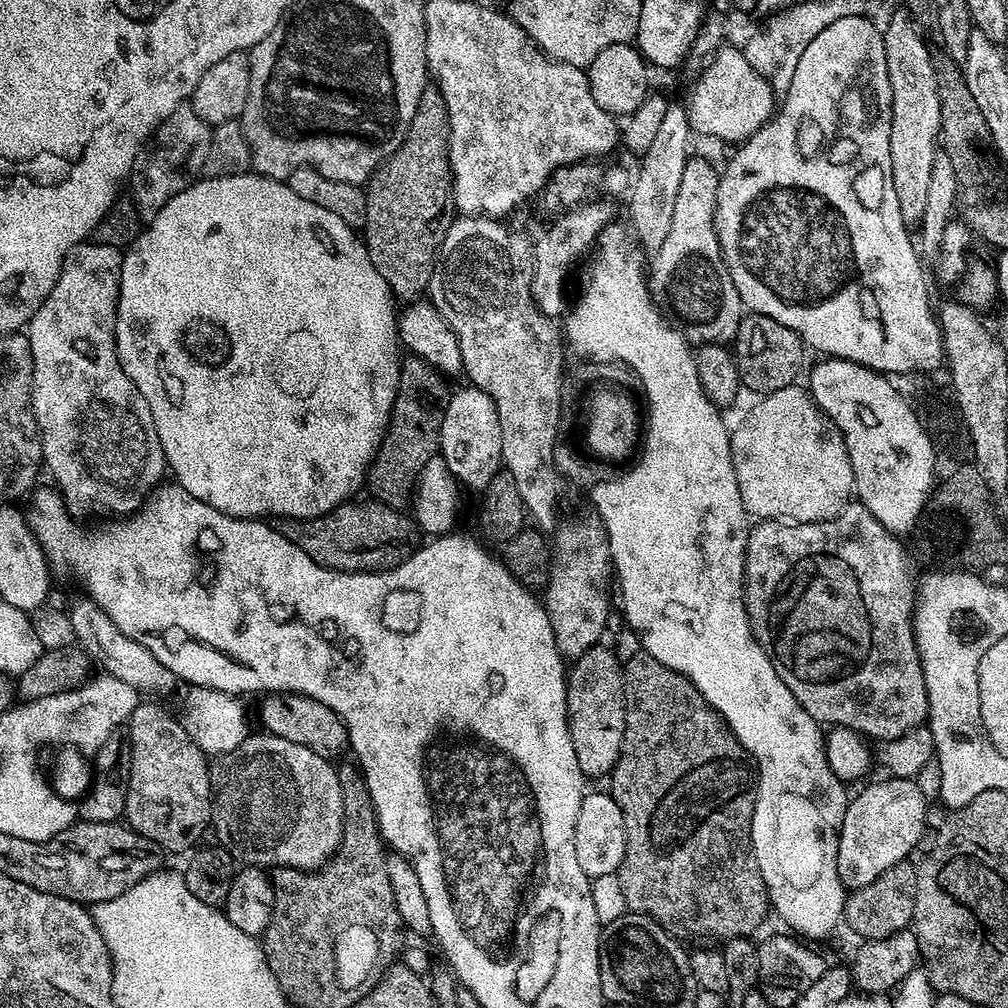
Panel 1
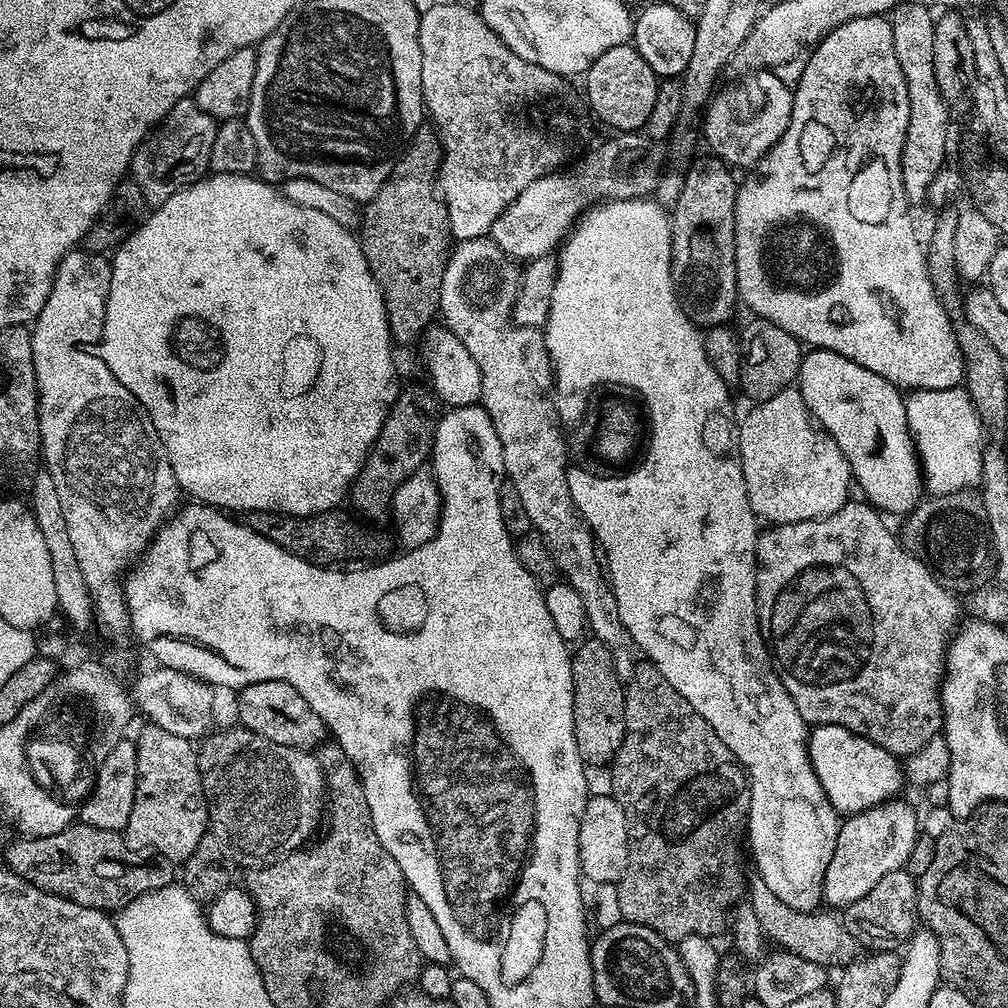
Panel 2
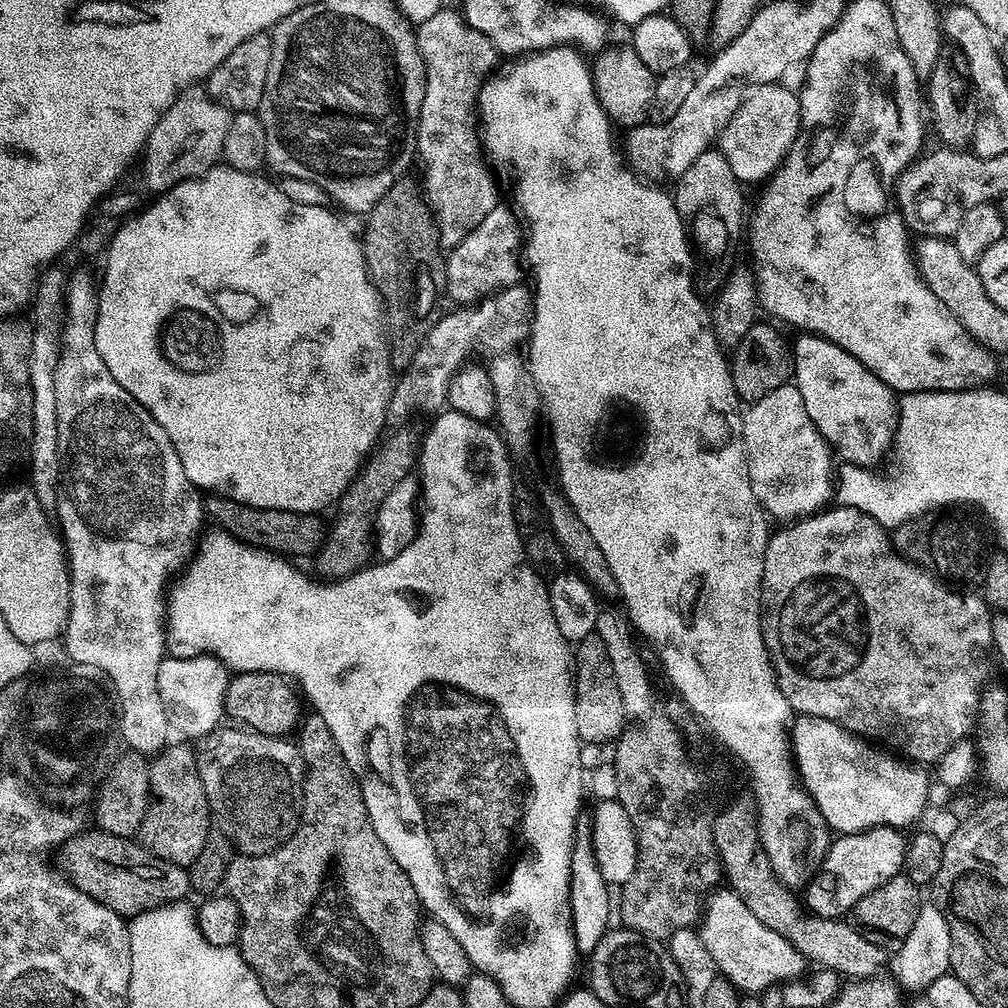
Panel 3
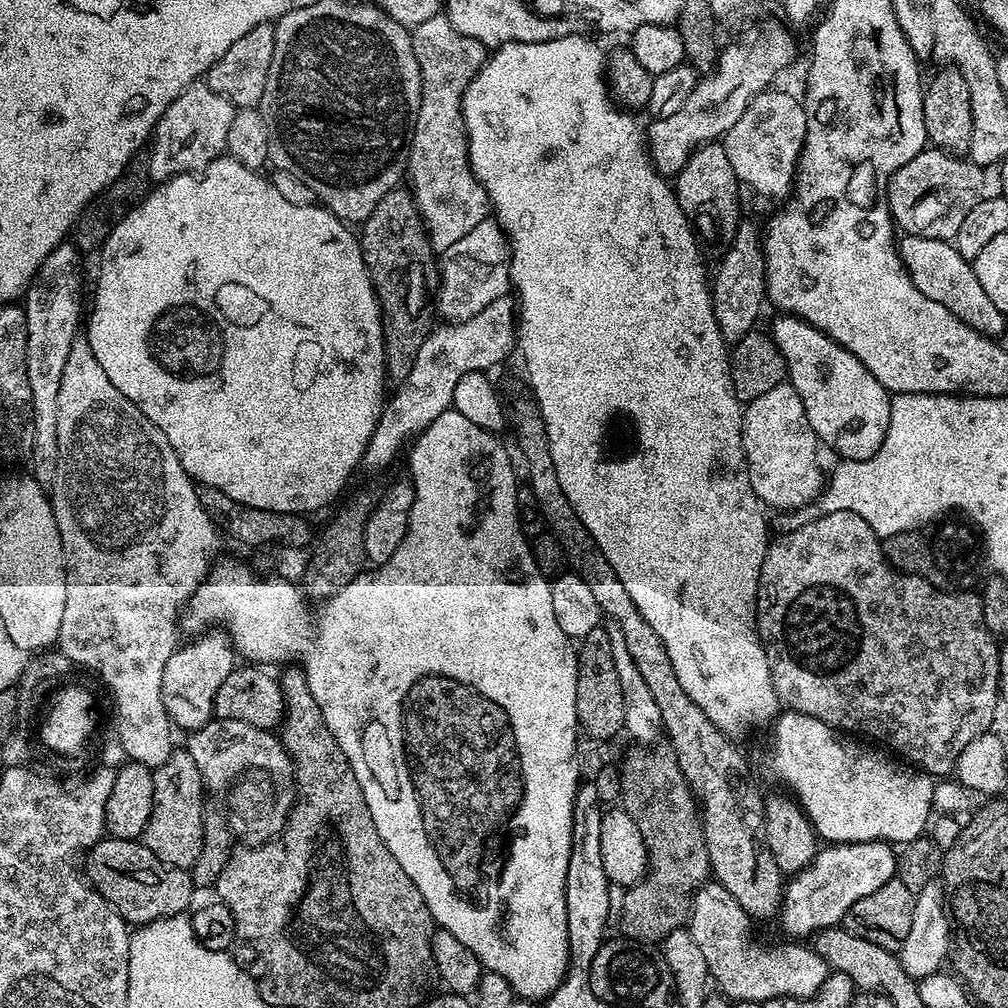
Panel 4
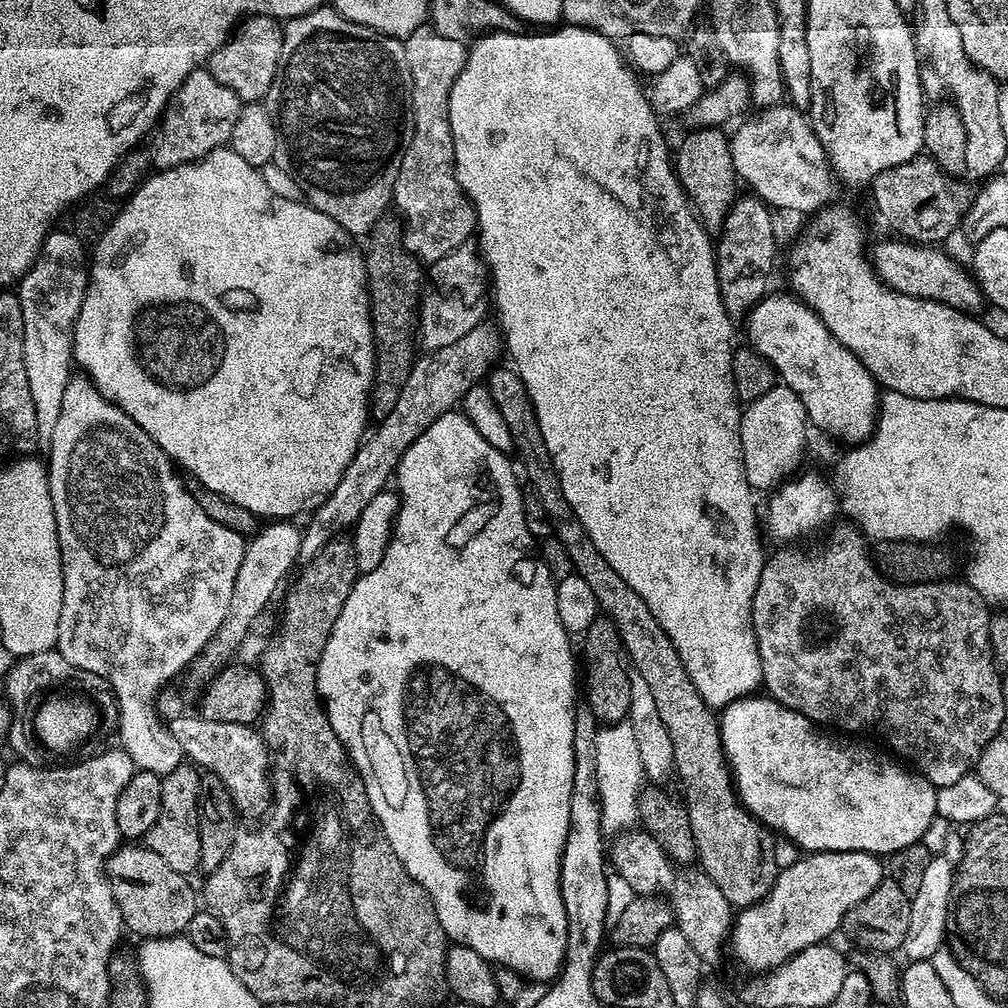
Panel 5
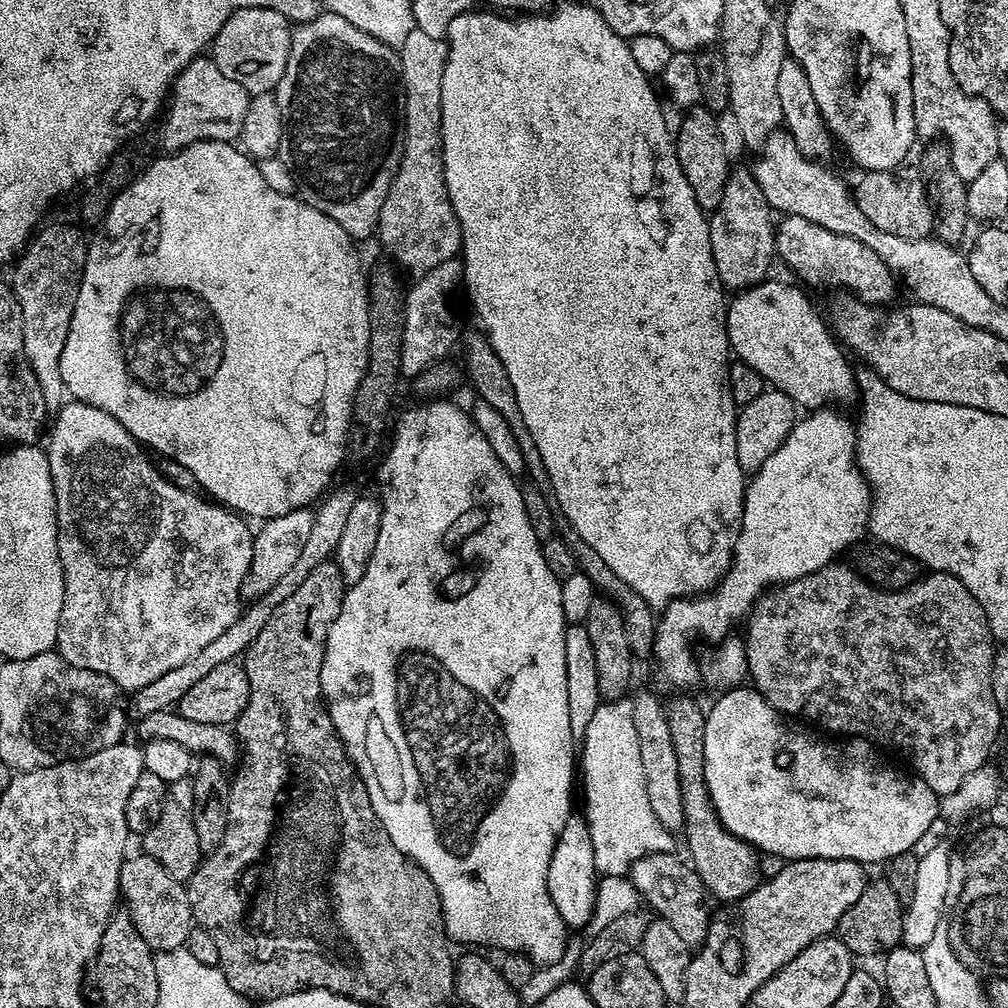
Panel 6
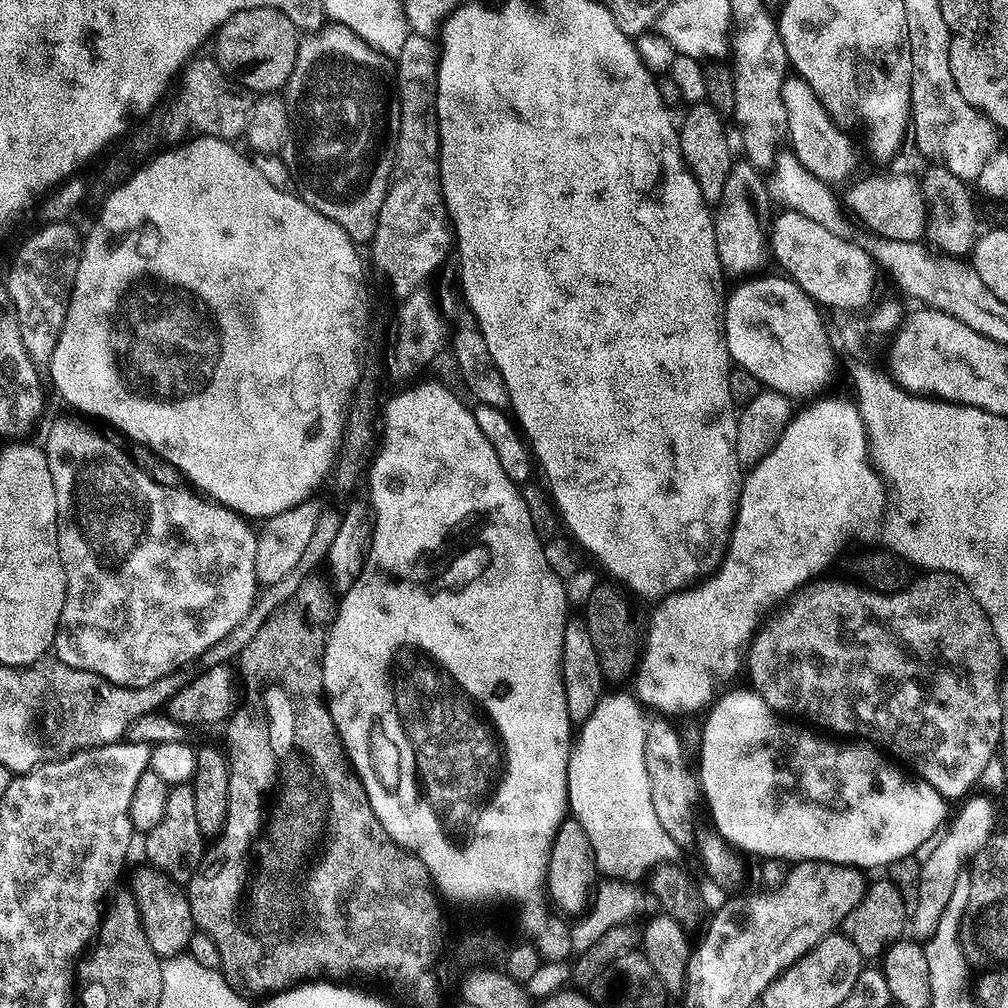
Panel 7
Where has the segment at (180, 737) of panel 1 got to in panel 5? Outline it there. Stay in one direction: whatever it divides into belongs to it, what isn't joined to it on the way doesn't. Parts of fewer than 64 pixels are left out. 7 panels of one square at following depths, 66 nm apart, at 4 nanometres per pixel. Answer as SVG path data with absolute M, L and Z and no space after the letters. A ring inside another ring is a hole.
M185 762L177 766L165 776L162 782L162 810L158 814L158 822L150 826L146 837L146 846L170 870L178 870L185 874L195 873L200 866L202 842L198 839L198 814L200 813L200 777L201 769Z

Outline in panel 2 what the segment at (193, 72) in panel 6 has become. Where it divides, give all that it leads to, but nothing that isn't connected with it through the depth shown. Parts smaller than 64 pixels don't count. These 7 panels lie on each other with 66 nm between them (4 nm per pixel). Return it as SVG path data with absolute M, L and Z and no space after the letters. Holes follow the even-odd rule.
M185 98L178 101L170 114L149 132L132 156L130 169L130 176L136 179L149 209L162 206L170 194L178 194L178 190L204 179L209 171L217 127L218 121L202 110L195 98Z

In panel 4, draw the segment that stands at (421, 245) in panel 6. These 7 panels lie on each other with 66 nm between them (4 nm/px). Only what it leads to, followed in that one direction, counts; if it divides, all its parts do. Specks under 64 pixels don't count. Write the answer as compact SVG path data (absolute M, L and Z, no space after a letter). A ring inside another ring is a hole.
M444 14L436 15L416 26L412 32L412 45L422 78L422 102L418 106L418 122L414 122L414 138L408 155L406 176L409 181L412 179L410 191L416 200L420 217L424 219L424 226L428 229L432 250L439 254L454 246L454 242L466 238L466 234L470 234L470 230L474 230L474 226L478 226L478 222L486 219L490 212L486 190L472 173L468 161L468 136L464 132L464 115L460 113L464 91L484 65L486 49L474 37L456 30Z

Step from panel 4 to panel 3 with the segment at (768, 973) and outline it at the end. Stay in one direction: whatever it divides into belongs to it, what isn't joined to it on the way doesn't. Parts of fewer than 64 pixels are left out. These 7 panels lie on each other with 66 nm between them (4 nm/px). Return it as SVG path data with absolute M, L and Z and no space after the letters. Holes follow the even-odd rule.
M719 887L707 899L706 915L698 931L702 942L706 942L706 950L710 950L710 958L714 958L717 973L727 978L741 993L764 994L778 980L786 982L805 973L806 961L801 952L790 946L782 934L774 934L770 926L762 926L746 902L742 902L730 887Z

